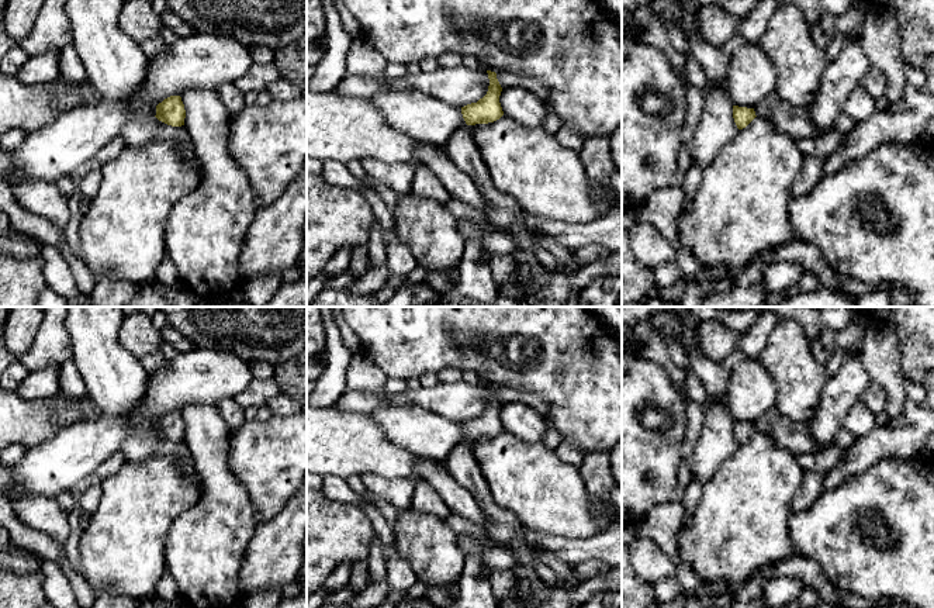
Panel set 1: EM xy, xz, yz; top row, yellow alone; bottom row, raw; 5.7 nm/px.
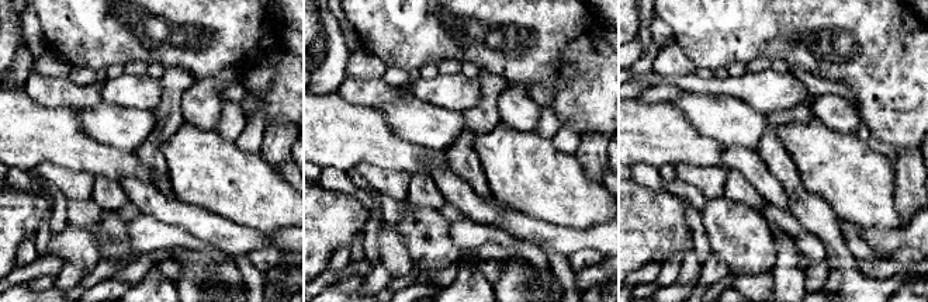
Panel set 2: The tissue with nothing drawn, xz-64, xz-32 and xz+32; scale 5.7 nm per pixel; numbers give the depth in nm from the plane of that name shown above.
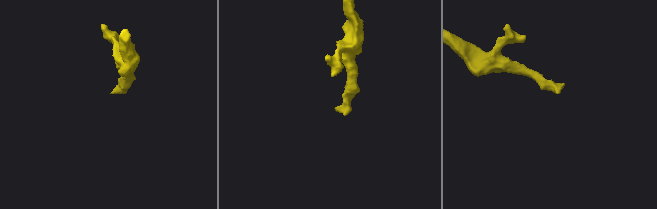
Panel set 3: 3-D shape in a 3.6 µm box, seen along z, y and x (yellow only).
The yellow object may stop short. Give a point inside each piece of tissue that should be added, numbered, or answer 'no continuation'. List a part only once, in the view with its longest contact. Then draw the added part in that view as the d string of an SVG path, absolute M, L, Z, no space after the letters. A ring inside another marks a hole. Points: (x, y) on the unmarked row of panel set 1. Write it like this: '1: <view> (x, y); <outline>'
1: yz (785, 432); M776 407L765 412L754 422L757 432L768 433L779 448L798 453L816 453L826 445L810 435L809 422L798 422L782 414Z

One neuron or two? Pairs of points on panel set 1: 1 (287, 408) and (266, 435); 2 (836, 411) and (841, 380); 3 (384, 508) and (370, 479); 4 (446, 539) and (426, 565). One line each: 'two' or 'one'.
1: two
2: one
3: two
4: one

